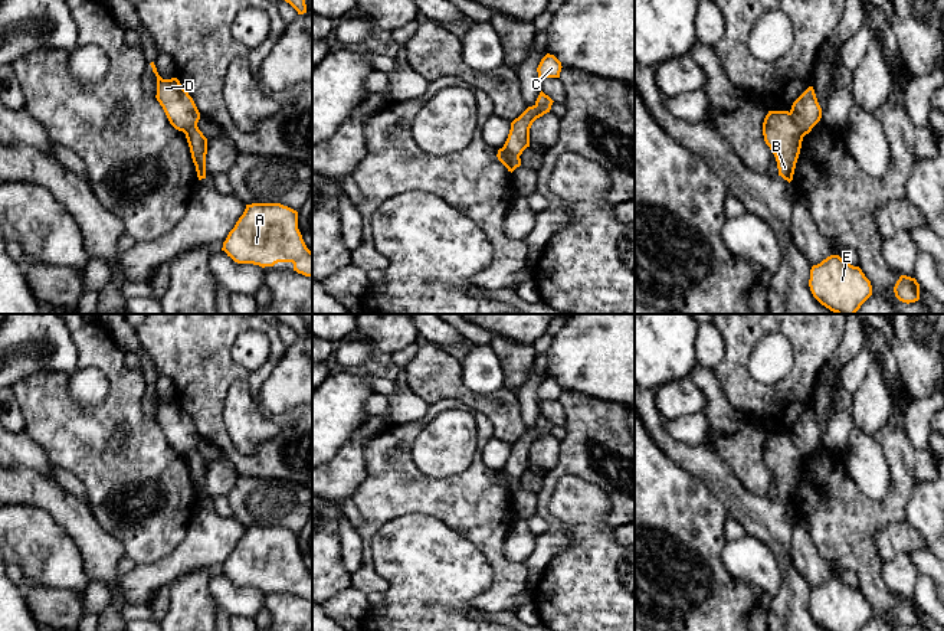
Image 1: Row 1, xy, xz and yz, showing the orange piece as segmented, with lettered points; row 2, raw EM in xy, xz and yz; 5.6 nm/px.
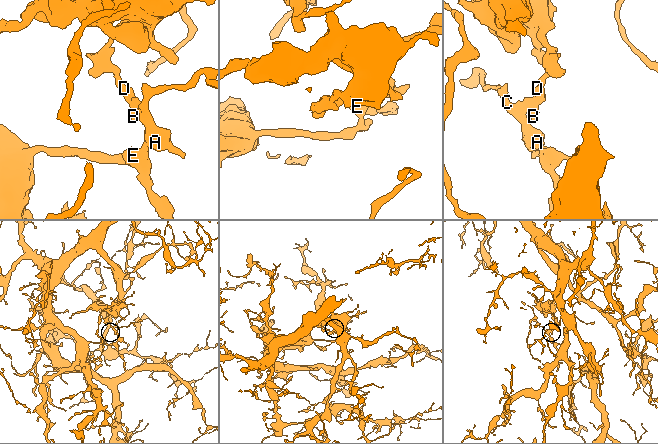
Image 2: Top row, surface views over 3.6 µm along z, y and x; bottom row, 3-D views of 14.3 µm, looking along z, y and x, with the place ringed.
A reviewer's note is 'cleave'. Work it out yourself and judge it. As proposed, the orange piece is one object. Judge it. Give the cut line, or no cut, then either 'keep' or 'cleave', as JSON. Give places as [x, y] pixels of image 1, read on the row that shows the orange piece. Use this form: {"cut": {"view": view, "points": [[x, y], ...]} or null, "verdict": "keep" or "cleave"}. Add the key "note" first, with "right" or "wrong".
{"note": "right", "cut": {"view": "yz", "points": [[789, 113], [795, 124], [805, 134]]}, "verdict": "cleave"}

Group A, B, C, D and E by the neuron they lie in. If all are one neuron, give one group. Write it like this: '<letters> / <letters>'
A B C E / D

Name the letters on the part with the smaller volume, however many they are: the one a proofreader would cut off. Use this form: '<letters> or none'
D

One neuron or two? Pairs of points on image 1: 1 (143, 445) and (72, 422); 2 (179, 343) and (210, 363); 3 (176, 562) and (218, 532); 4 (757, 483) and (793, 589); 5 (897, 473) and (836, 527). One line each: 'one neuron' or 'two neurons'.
1: one neuron
2: one neuron
3: one neuron
4: two neurons
5: one neuron

